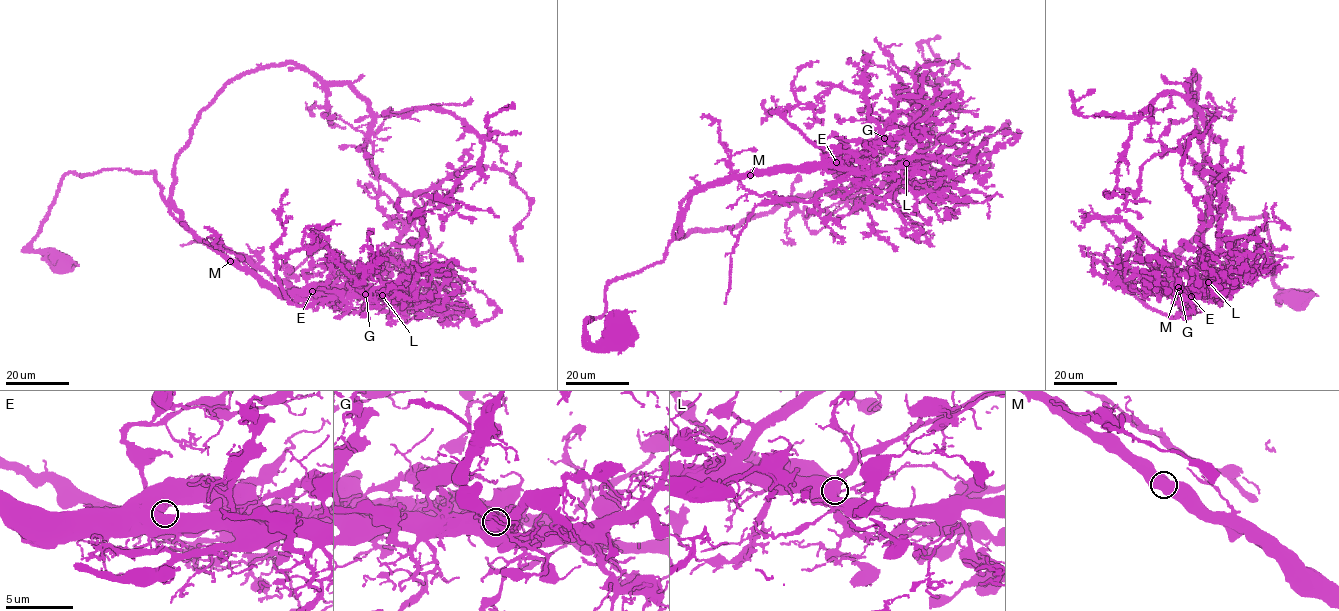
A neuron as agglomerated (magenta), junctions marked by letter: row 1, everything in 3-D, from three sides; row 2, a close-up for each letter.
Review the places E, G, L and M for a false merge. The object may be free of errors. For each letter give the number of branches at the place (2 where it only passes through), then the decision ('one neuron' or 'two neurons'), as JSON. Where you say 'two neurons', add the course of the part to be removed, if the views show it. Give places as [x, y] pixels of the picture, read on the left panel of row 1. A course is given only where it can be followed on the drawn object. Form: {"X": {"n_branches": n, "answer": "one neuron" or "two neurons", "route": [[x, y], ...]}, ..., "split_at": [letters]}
{"E": {"n_branches": 1, "answer": "one neuron"}, "G": {"n_branches": 2, "answer": "one neuron"}, "L": {"n_branches": 1, "answer": "one neuron"}, "M": {"n_branches": 1, "answer": "one neuron"}, "split_at": []}

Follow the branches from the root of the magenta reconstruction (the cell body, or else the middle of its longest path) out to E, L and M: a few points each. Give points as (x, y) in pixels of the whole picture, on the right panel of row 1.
E: (1291, 299), (1301, 292), (1274, 282), (1267, 214), (1238, 218), (1226, 203), (1177, 258), (1179, 288), (1191, 296)
L: (1291, 299), (1301, 292), (1274, 282), (1267, 214), (1238, 218), (1226, 203), (1177, 258), (1188, 303), (1208, 282)
M: (1291, 299), (1301, 292), (1274, 282), (1267, 214), (1238, 218), (1226, 203), (1177, 258), (1178, 287)

